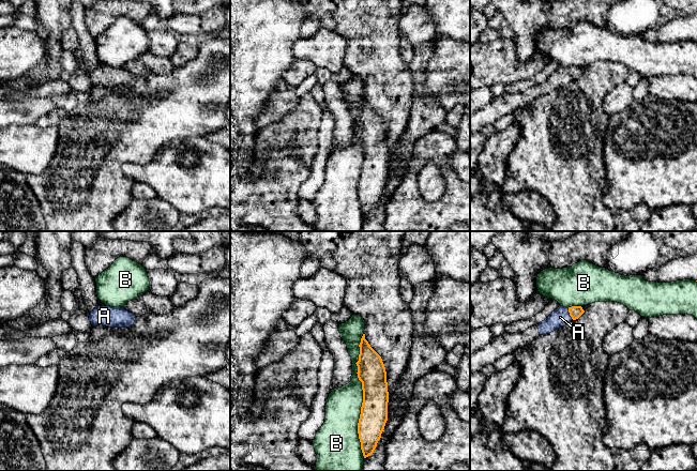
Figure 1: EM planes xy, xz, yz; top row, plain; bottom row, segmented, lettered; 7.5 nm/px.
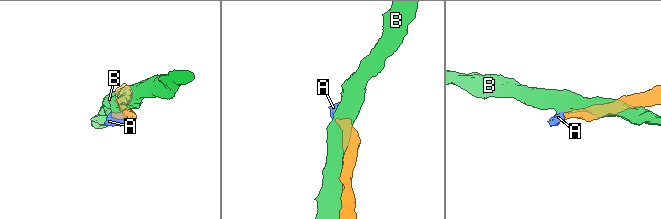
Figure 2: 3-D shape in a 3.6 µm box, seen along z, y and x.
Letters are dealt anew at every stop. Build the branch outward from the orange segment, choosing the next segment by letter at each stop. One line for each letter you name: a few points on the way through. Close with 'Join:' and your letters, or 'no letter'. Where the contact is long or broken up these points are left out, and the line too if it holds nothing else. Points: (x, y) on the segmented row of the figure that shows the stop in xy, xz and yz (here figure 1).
A: across yz (575, 312), (570, 314), (560, 317)
Join: A

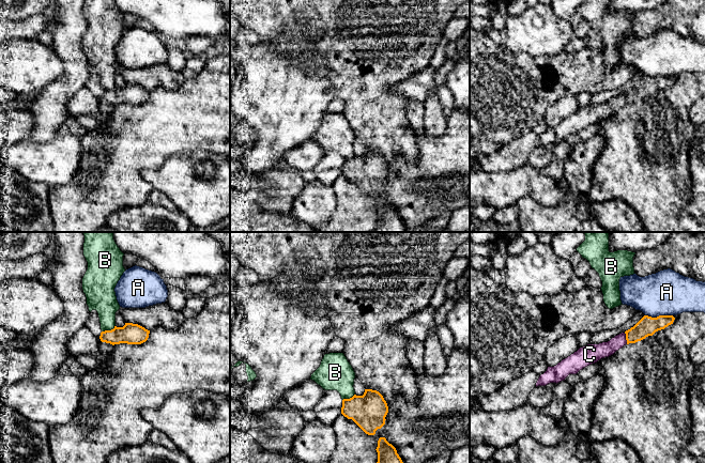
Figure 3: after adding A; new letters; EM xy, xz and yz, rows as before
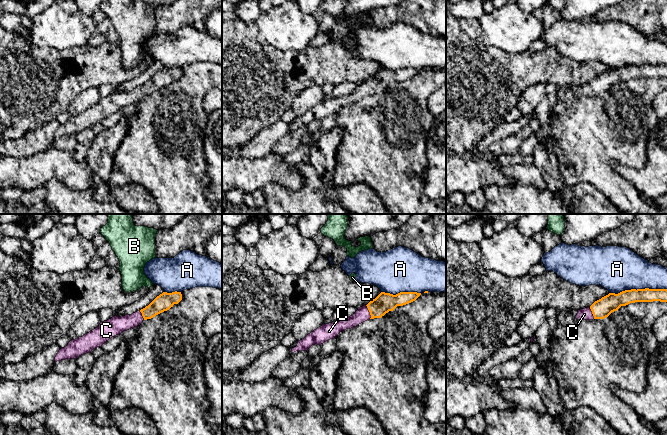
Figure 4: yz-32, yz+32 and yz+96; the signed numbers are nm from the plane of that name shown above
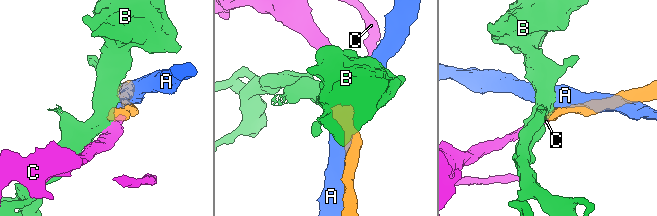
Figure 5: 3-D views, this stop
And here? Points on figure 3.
C: across yz (646, 326), (626, 338), (608, 349), (596, 352)
Join: C

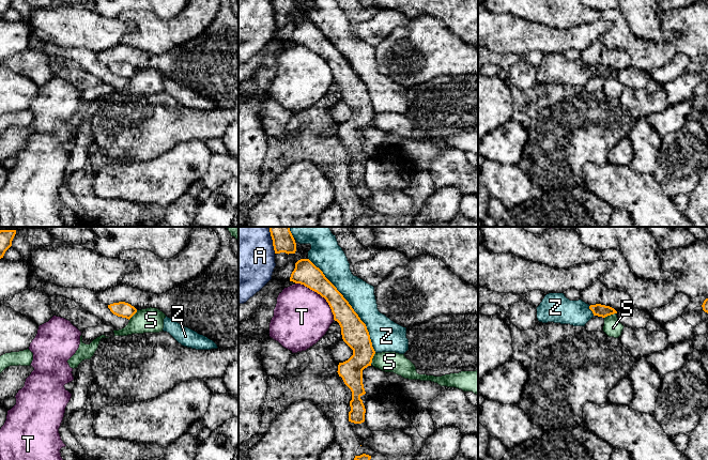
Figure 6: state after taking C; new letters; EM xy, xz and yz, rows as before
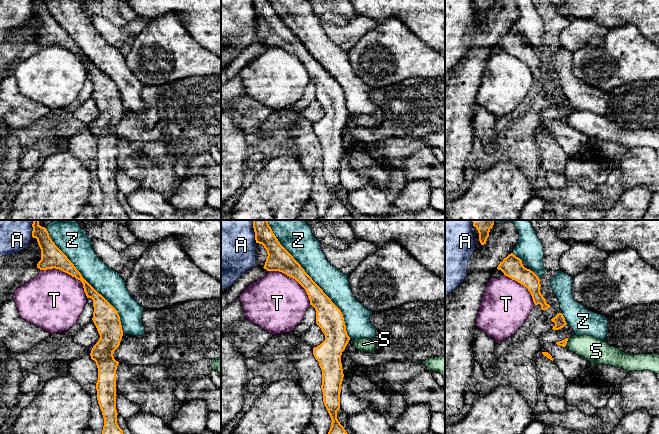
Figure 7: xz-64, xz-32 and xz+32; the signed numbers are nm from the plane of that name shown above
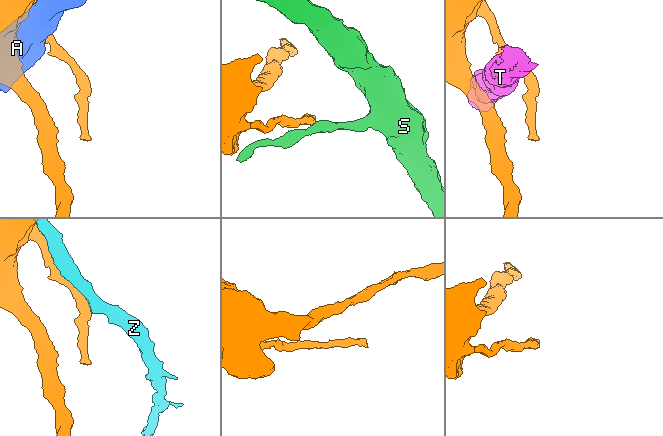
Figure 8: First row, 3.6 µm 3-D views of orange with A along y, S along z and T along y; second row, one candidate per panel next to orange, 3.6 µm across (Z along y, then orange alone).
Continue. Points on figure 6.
Join: no letter

